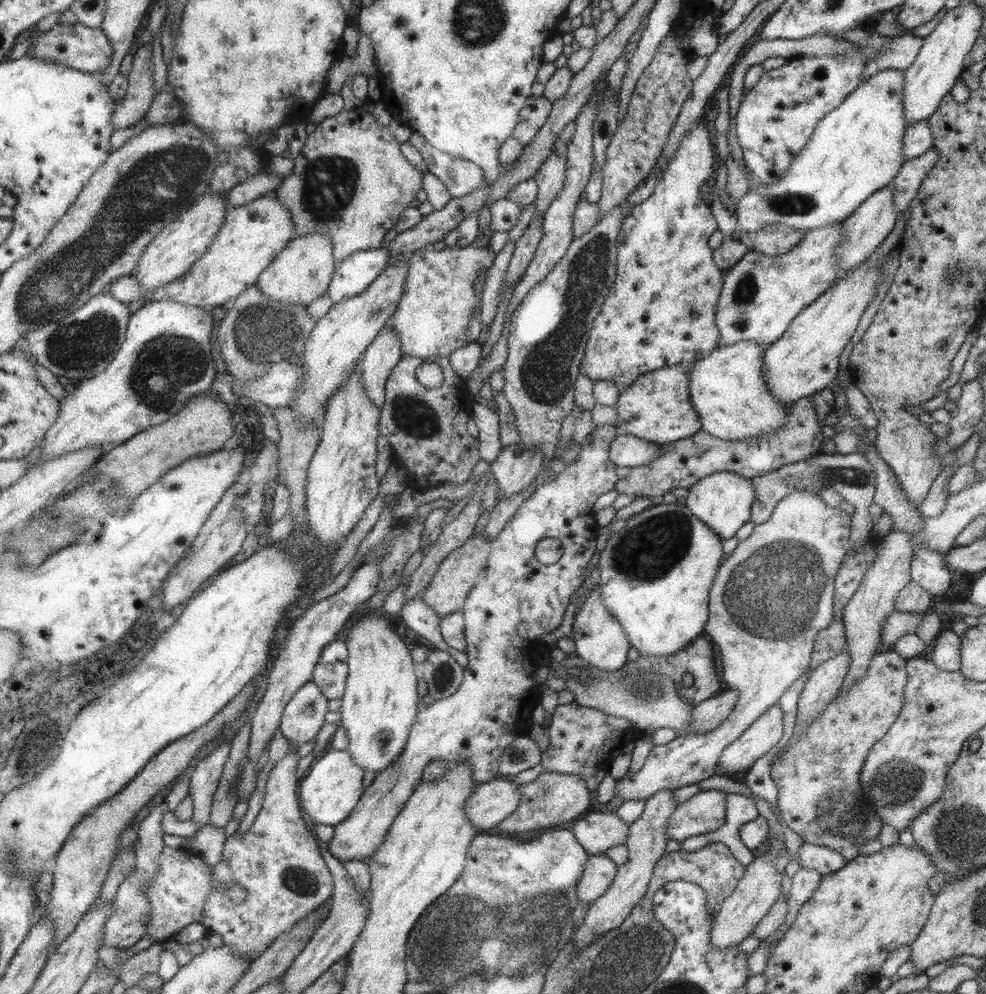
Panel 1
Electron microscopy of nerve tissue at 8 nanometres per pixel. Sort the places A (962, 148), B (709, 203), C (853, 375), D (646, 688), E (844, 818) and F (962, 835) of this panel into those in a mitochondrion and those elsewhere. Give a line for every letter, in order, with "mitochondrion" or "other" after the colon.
A: other
B: other
C: other
D: mitochondrion
E: mitochondrion
F: mitochondrion

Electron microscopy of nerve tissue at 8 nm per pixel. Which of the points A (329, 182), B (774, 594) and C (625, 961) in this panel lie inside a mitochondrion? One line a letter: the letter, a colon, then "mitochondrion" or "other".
A: mitochondrion
B: mitochondrion
C: mitochondrion

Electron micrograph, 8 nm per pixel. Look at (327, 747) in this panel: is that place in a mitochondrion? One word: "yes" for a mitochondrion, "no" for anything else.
no

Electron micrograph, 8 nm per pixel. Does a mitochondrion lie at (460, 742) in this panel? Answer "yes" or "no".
no

